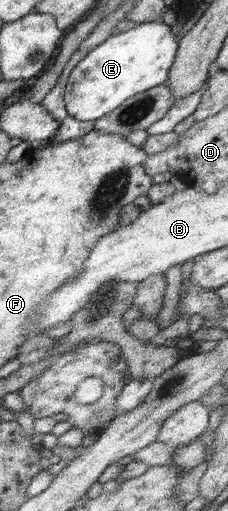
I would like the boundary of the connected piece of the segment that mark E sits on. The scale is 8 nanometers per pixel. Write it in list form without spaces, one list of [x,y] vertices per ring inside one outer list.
[[[162,19],[145,22],[111,34],[72,69],[65,84],[64,100],[68,115],[79,121],[96,121],[117,109],[126,99],[156,85],[167,83],[179,36]]]

